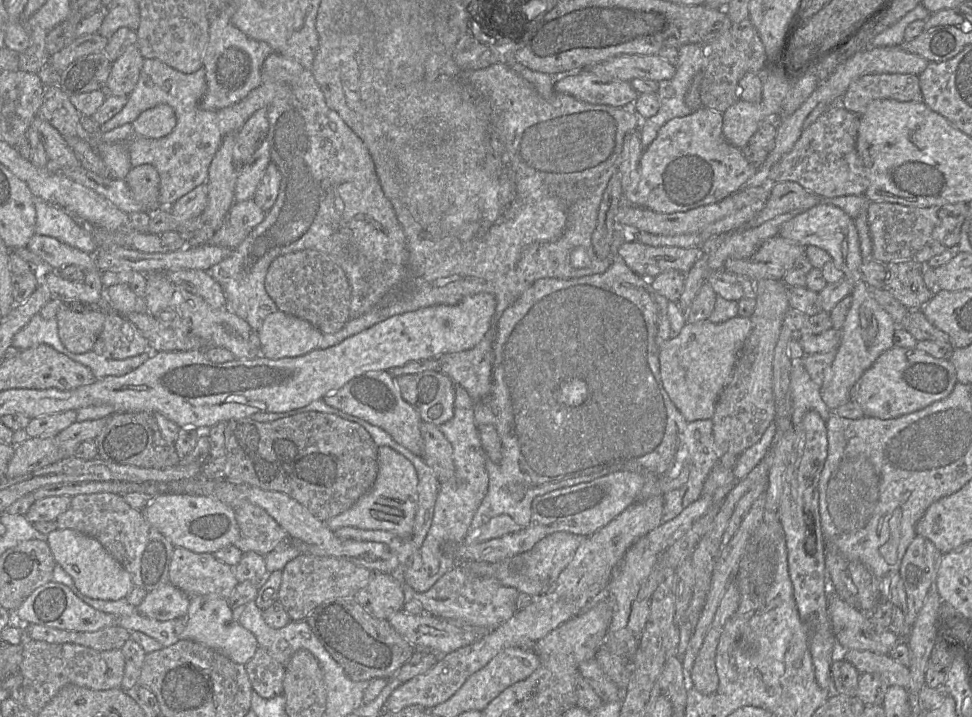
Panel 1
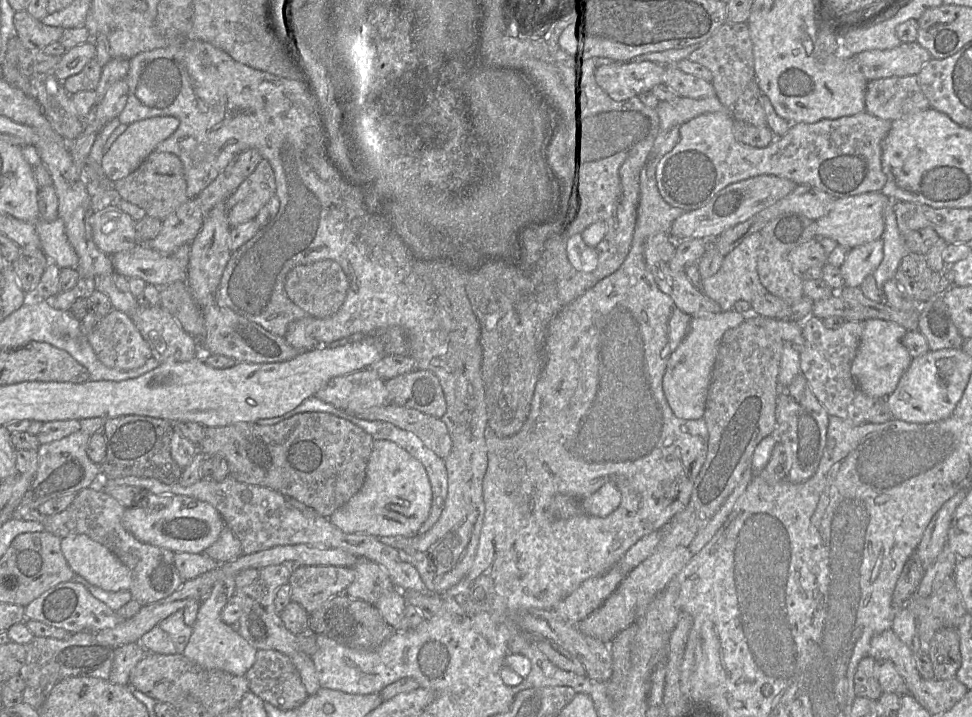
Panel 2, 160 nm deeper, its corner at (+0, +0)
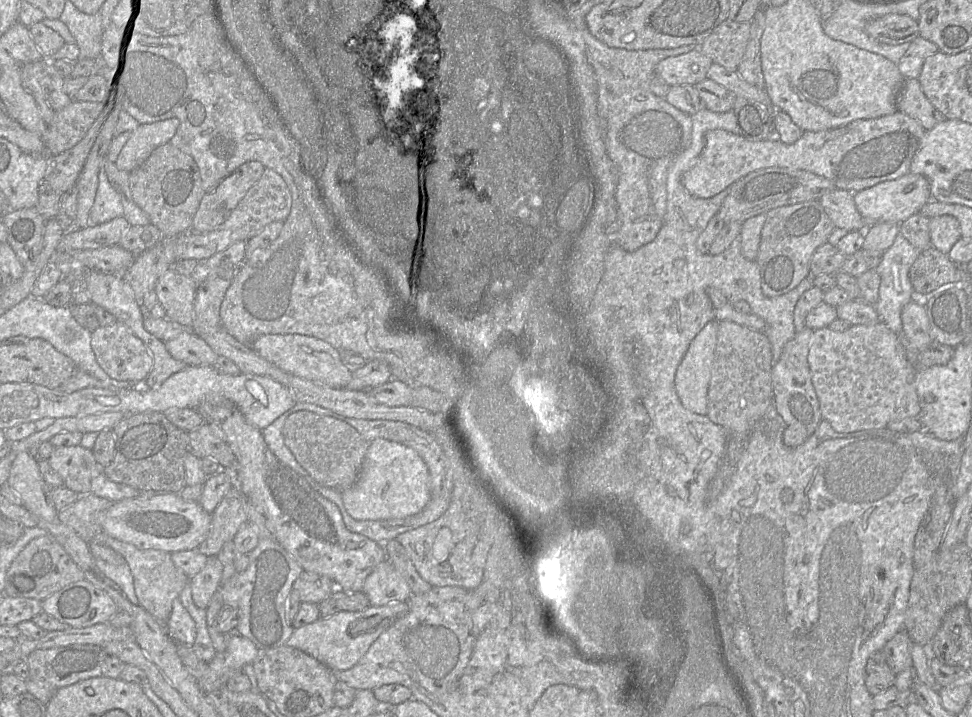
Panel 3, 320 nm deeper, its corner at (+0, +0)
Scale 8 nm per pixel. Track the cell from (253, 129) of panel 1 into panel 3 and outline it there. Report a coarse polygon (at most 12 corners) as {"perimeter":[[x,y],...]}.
{"perimeter":[[249,161],[205,192],[191,230],[229,217],[265,166]]}

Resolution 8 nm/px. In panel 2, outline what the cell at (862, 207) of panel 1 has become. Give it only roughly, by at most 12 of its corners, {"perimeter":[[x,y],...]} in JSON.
{"perimeter":[[890,199],[883,212],[883,259],[873,272],[877,288],[894,279],[910,253]]}

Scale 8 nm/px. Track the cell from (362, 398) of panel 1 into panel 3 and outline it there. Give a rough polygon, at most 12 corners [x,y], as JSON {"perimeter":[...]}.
{"perimeter":[[267,334],[251,348],[282,370],[345,389],[352,372],[314,336]]}

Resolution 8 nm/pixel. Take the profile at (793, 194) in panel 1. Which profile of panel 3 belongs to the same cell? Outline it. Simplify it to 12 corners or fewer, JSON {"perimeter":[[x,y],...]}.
{"perimeter":[[836,188],[818,201],[835,227],[864,231],[854,193]]}

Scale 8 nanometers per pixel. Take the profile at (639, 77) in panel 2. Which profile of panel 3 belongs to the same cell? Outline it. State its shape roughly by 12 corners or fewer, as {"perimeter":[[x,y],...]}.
{"perimeter":[[698,48],[660,61],[669,87],[694,86],[713,61]]}

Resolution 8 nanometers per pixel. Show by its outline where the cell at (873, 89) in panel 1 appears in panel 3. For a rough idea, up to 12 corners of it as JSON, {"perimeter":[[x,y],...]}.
{"perimeter":[[904,79],[897,111],[926,131],[946,119],[923,93],[918,79]]}

